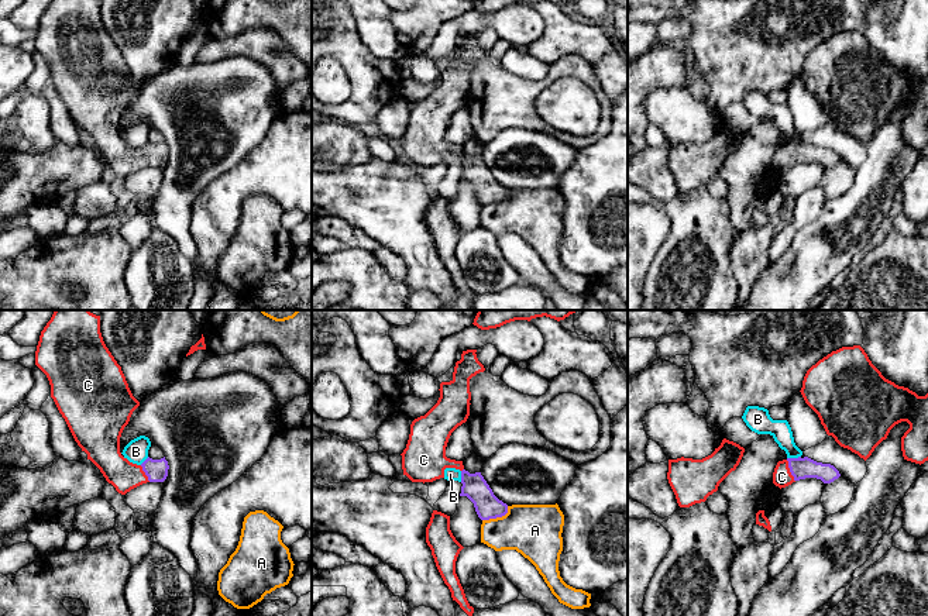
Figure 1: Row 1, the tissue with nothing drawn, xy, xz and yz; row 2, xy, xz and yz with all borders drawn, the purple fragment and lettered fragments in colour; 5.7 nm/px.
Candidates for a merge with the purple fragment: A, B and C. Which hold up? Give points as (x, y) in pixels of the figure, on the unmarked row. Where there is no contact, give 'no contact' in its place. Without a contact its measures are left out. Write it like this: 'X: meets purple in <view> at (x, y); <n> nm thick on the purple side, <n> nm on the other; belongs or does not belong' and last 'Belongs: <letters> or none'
A: meets purple in xz at (497, 200); 150 nm thick on the purple side, 300 nm on the other; does not belong
B: meets purple in yz at (793, 143); 120 nm thick on the purple side, 120 nm on the other; does not belong
C: meets purple in yz at (790, 155); 120 nm thick on the purple side, 110 nm on the other; belongs
Belongs: C

